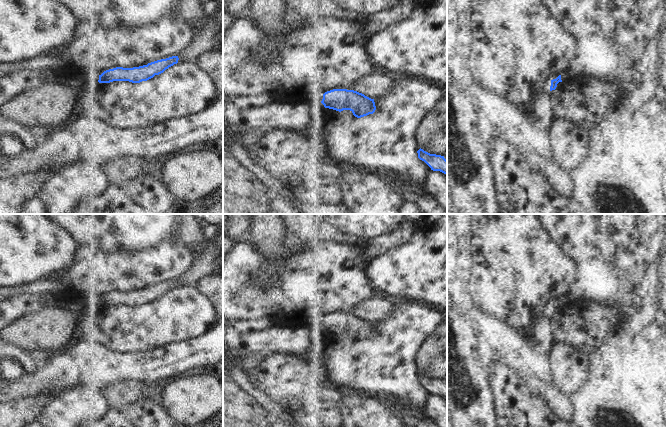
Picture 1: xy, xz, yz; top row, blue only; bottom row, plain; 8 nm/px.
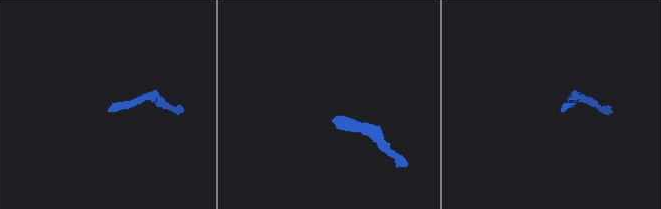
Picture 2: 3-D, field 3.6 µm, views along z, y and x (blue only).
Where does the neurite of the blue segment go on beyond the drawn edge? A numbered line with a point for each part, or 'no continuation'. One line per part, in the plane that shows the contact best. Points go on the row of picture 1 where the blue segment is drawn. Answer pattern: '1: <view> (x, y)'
no continuation

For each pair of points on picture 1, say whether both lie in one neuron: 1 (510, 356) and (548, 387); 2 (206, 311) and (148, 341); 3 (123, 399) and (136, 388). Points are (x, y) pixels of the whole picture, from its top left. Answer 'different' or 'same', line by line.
1: same
2: same
3: same

